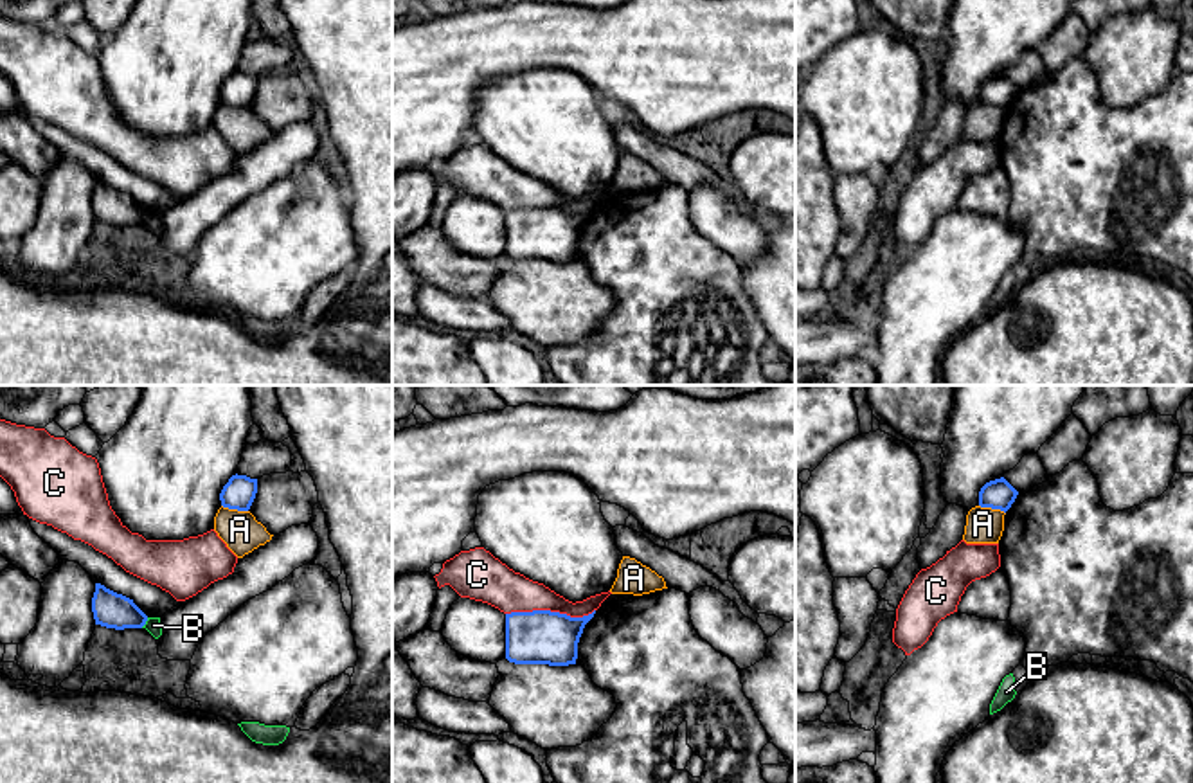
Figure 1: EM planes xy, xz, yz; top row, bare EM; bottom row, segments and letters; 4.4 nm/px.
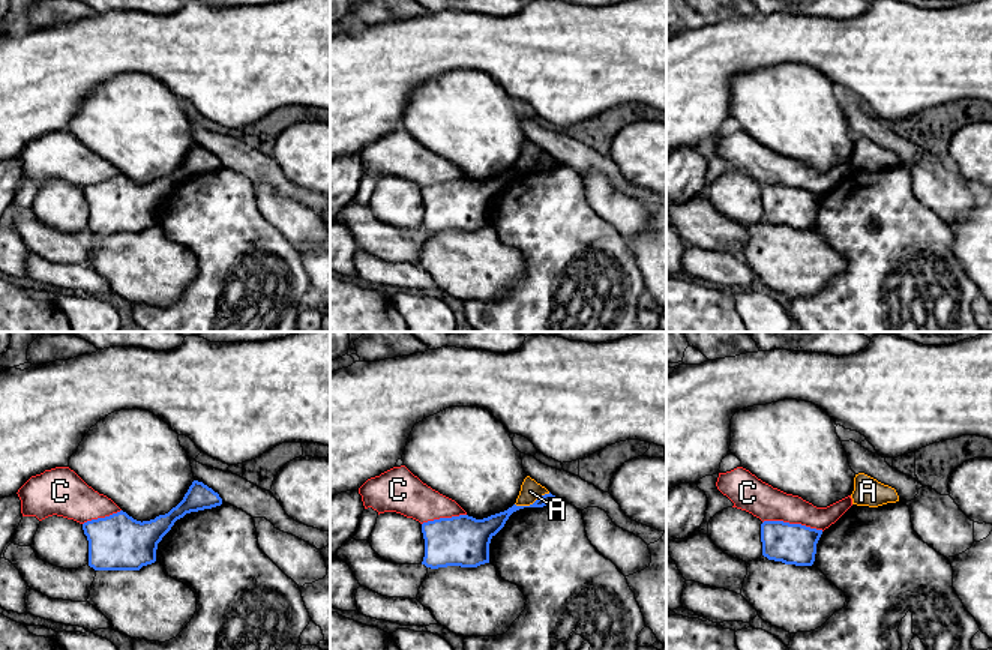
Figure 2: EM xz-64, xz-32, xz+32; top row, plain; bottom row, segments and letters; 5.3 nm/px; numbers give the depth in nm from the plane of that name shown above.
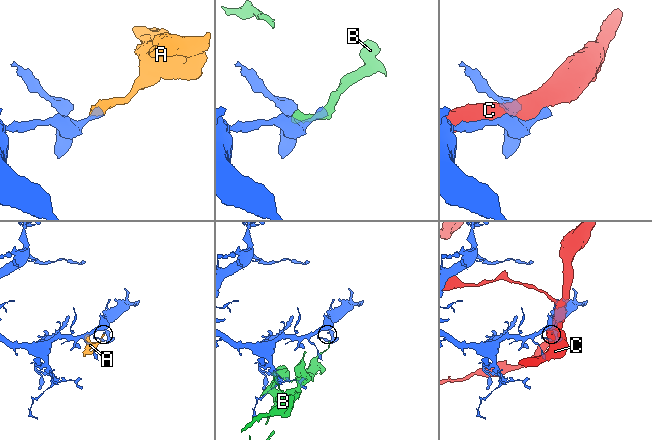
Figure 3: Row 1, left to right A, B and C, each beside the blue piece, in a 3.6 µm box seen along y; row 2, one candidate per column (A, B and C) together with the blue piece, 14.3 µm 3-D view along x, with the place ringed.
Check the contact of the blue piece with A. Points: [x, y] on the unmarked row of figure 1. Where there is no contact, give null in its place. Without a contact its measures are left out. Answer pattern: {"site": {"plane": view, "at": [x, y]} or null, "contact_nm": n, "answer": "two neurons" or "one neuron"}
{"site": {"plane": "xy", "at": [234, 105]}, "contact_nm": 120, "answer": "two neurons"}

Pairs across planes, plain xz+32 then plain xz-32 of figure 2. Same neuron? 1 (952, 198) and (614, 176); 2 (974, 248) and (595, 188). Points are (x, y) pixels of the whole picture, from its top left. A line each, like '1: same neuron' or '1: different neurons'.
1: different neurons
2: same neuron

